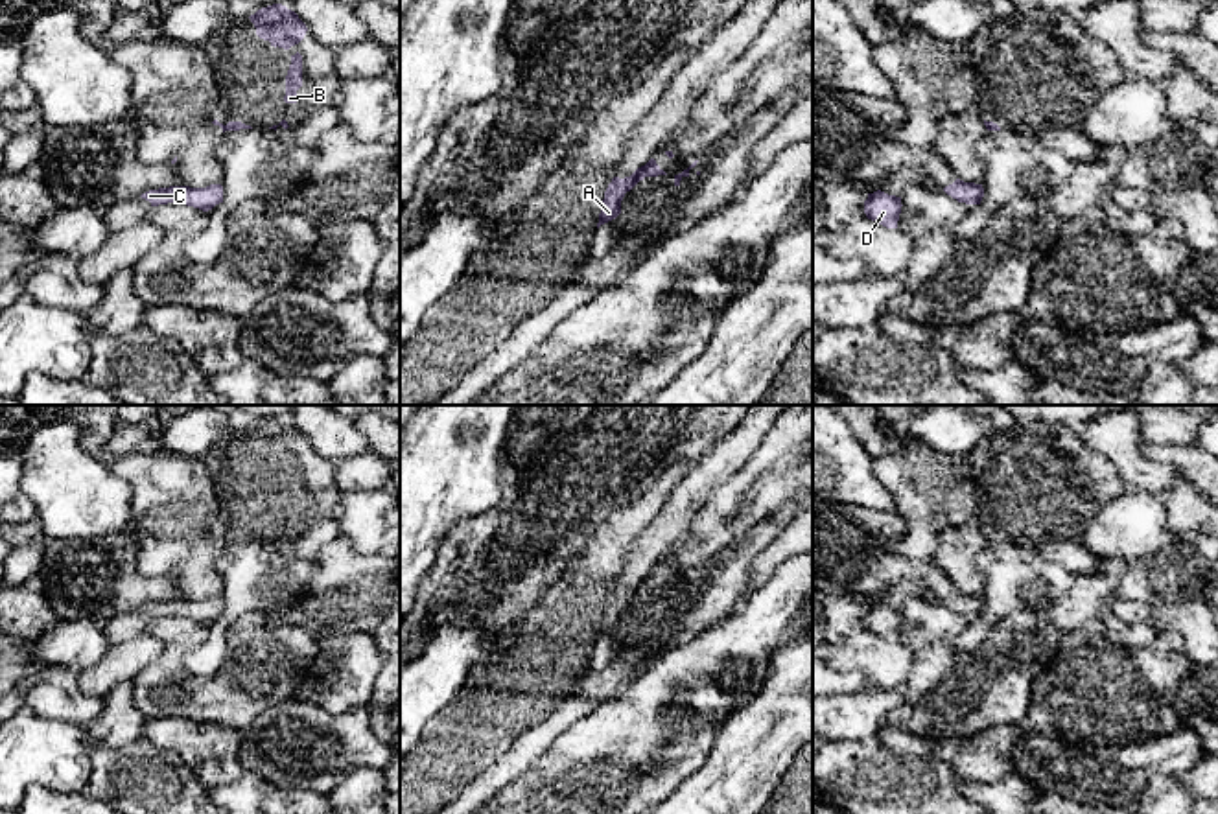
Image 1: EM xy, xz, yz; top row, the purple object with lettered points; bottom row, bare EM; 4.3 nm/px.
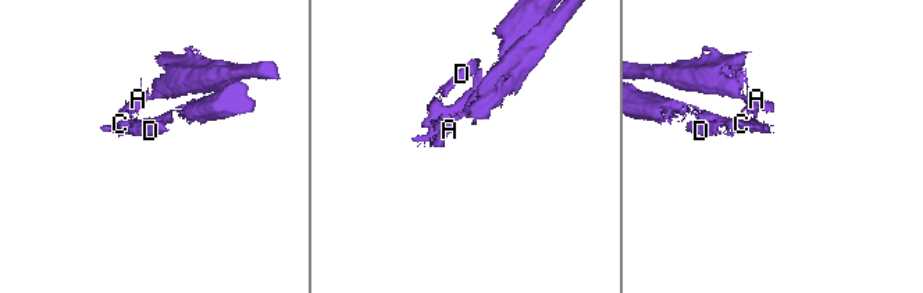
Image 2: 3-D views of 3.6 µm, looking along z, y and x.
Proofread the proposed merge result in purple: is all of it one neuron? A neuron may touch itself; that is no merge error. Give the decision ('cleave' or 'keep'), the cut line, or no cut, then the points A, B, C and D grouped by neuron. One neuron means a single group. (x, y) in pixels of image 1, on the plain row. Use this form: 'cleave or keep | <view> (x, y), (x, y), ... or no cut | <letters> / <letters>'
cleave | xz (638, 581), (640, 592) | A C D / B

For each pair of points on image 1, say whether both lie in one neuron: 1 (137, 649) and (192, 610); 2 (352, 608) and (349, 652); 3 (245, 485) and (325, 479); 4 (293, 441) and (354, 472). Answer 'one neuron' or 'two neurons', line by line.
1: two neurons
2: two neurons
3: one neuron
4: two neurons

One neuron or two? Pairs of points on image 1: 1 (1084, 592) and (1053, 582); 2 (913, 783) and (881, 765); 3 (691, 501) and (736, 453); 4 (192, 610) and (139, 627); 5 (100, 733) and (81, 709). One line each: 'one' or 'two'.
1: two
2: one
3: one
4: one
5: two

